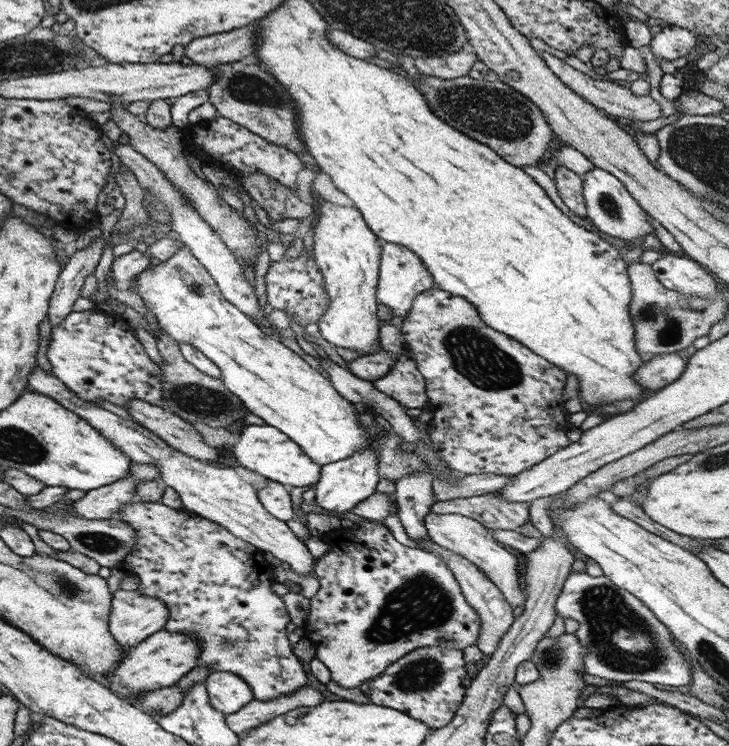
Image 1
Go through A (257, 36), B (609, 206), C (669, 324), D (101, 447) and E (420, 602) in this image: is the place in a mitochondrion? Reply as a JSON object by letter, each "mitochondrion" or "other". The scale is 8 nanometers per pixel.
{"A":"other","B":"mitochondrion","C":"mitochondrion","D":"other","E":"mitochondrion"}

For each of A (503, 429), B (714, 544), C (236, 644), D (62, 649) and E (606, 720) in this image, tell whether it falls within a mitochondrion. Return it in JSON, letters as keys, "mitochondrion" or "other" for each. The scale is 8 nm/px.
{"A":"other","B":"other","C":"mitochondrion","D":"other","E":"other"}

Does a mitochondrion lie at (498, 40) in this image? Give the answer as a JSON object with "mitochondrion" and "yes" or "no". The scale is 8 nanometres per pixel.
{"mitochondrion":"no"}

